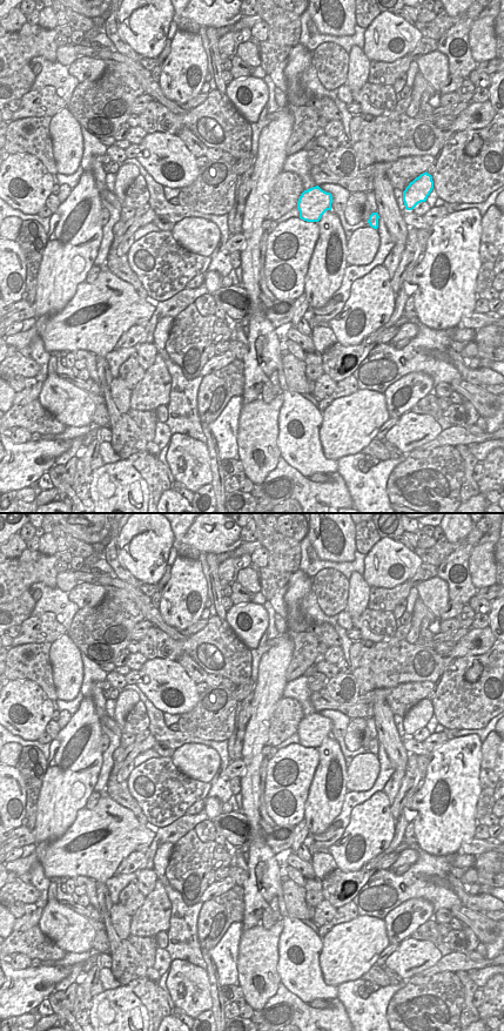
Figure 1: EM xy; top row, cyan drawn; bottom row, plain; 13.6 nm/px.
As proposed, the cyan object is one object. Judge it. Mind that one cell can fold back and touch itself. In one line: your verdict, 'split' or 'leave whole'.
leave whole

